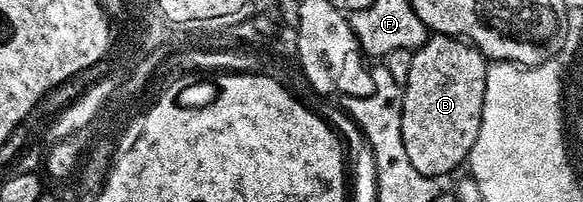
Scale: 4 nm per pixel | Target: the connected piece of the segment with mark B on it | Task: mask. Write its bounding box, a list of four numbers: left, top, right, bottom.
[401,35,488,178]

